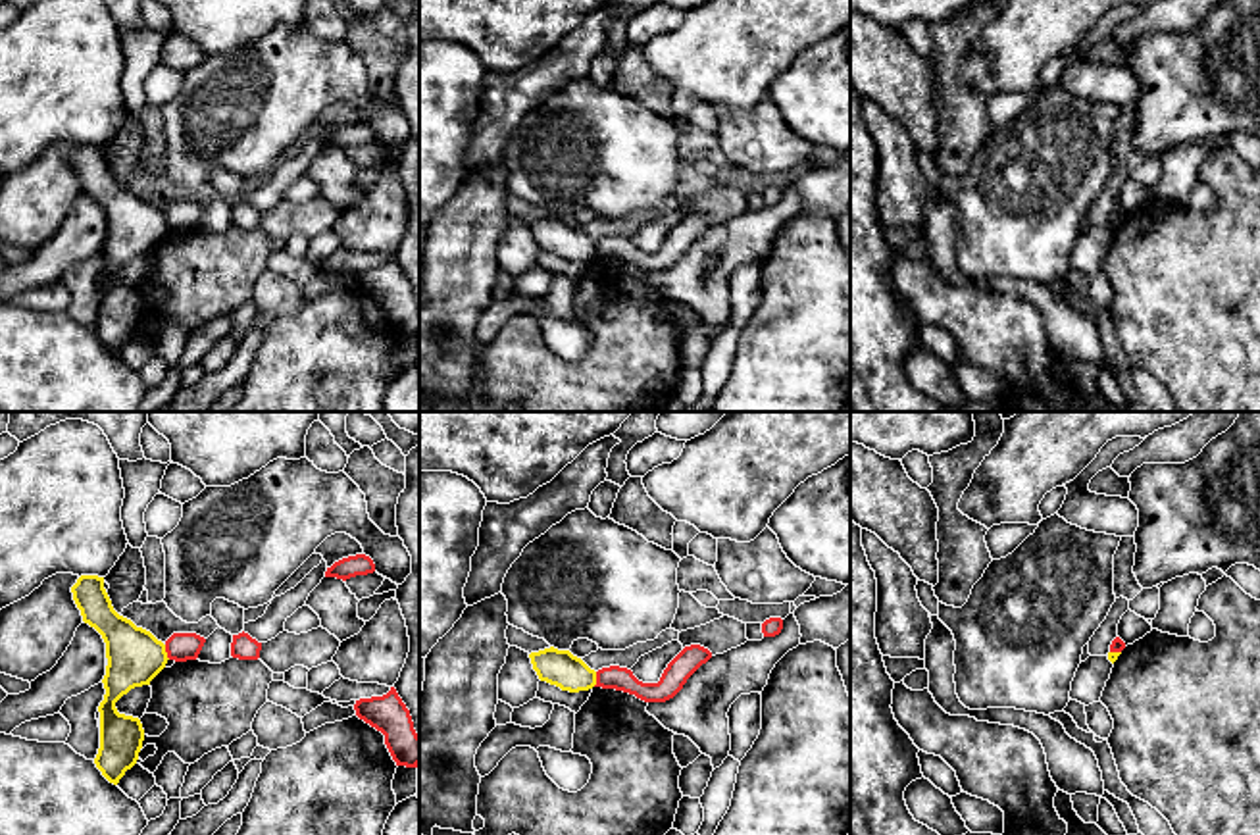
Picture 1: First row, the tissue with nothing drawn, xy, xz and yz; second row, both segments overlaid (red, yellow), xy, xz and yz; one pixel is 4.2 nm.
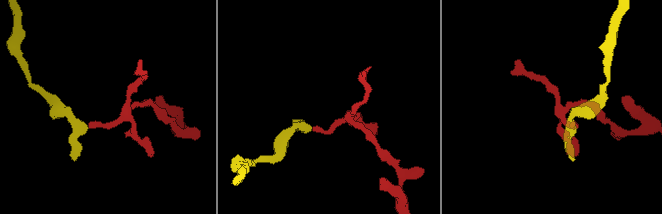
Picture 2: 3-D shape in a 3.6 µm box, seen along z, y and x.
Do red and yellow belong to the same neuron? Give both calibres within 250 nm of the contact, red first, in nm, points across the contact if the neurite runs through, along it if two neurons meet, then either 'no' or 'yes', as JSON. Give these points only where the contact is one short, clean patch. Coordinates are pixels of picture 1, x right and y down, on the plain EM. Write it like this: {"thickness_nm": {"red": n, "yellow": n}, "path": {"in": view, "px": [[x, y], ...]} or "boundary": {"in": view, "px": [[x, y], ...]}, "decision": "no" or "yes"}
{"thickness_nm": {"red": 120, "yellow": 240}, "boundary": {"in": "xy", "px": [[164, 214], [170, 227]]}, "decision": "no"}

